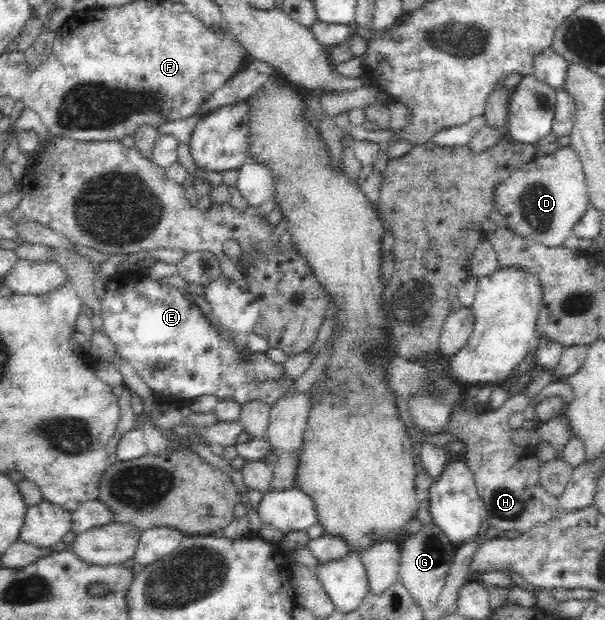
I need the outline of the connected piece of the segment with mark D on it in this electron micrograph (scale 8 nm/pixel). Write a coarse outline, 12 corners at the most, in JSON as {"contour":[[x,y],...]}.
{"contour":[[570,145],[496,186],[494,210],[555,248],[589,206]]}

